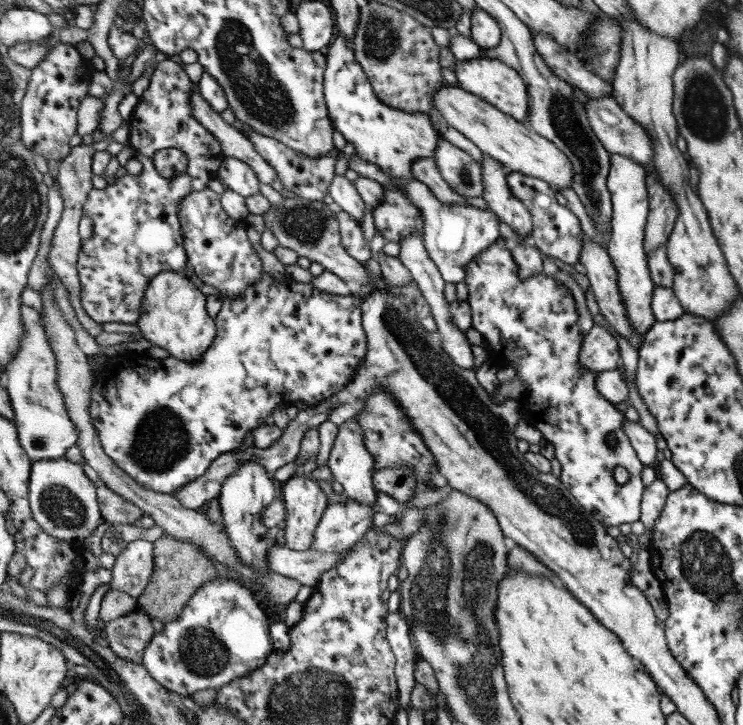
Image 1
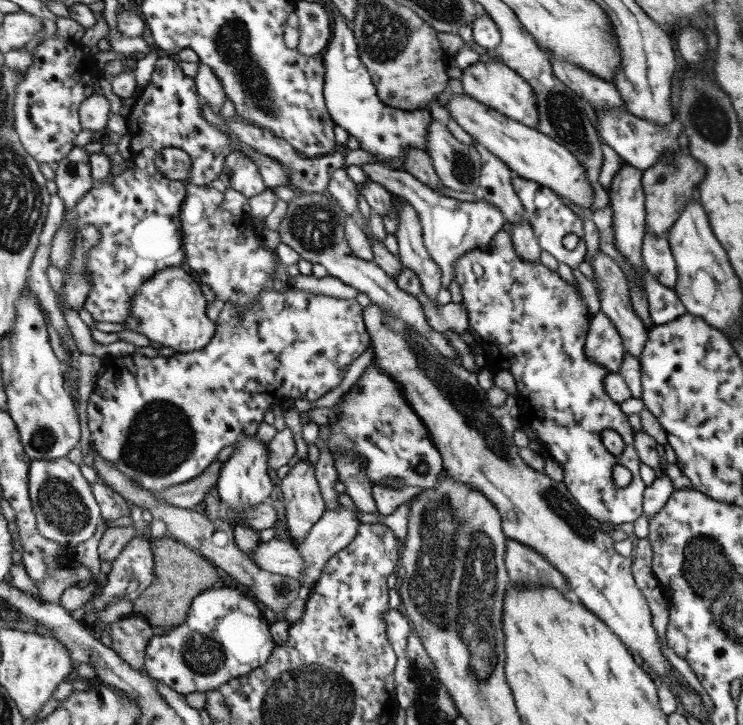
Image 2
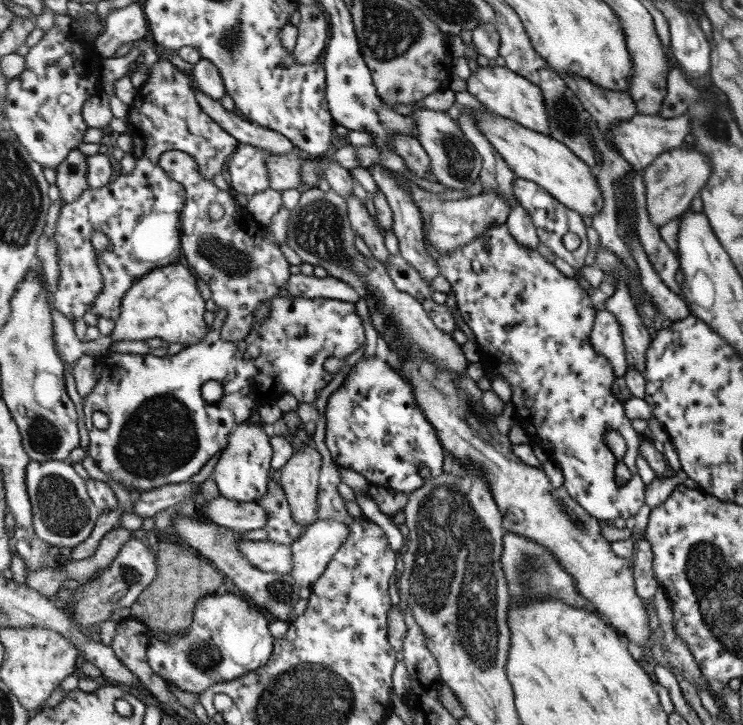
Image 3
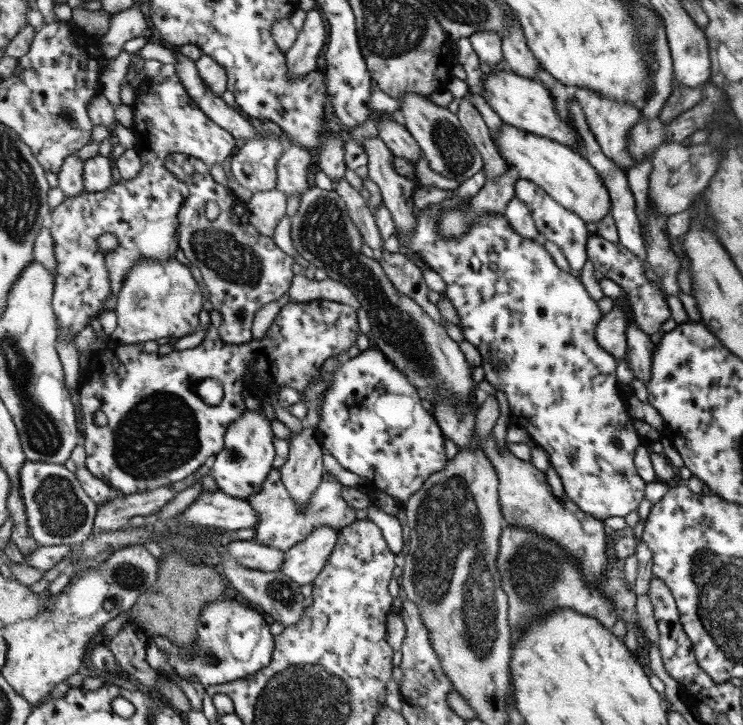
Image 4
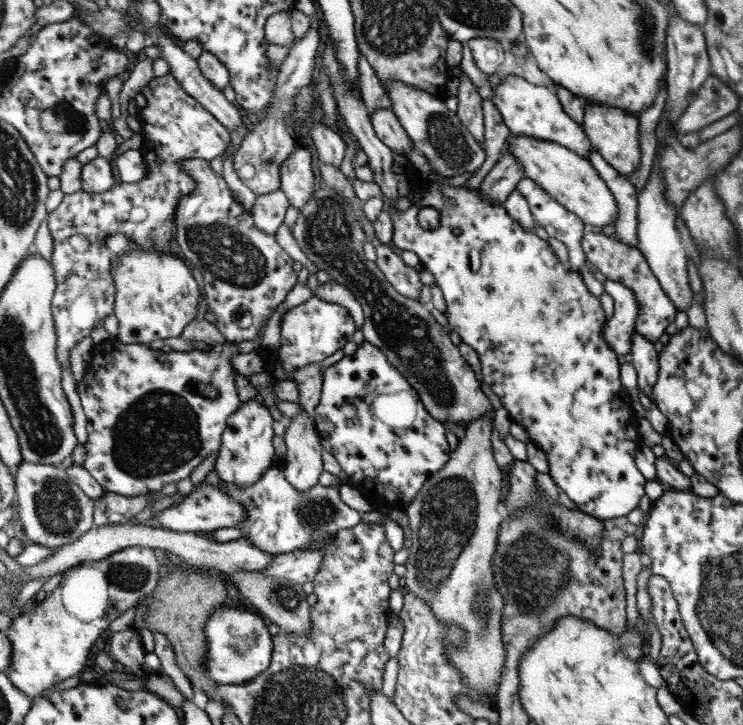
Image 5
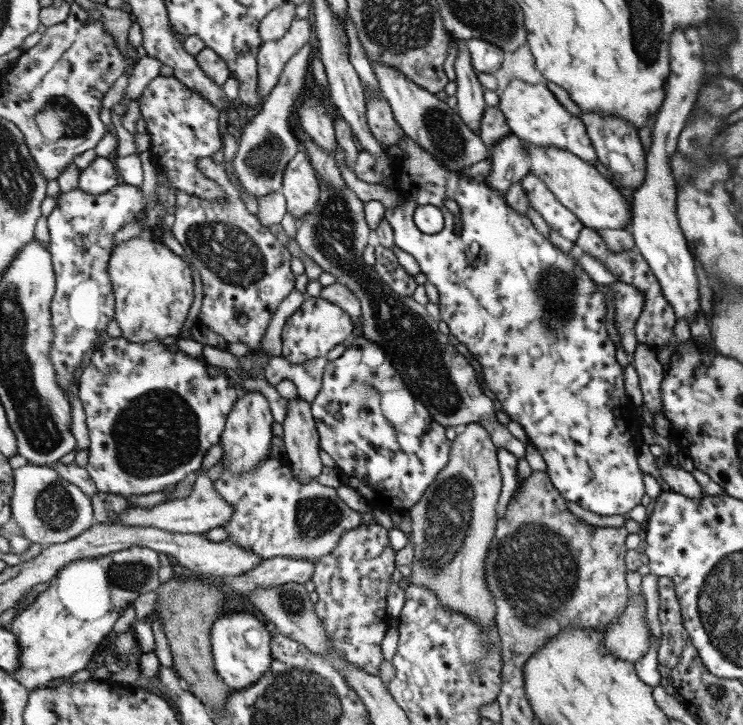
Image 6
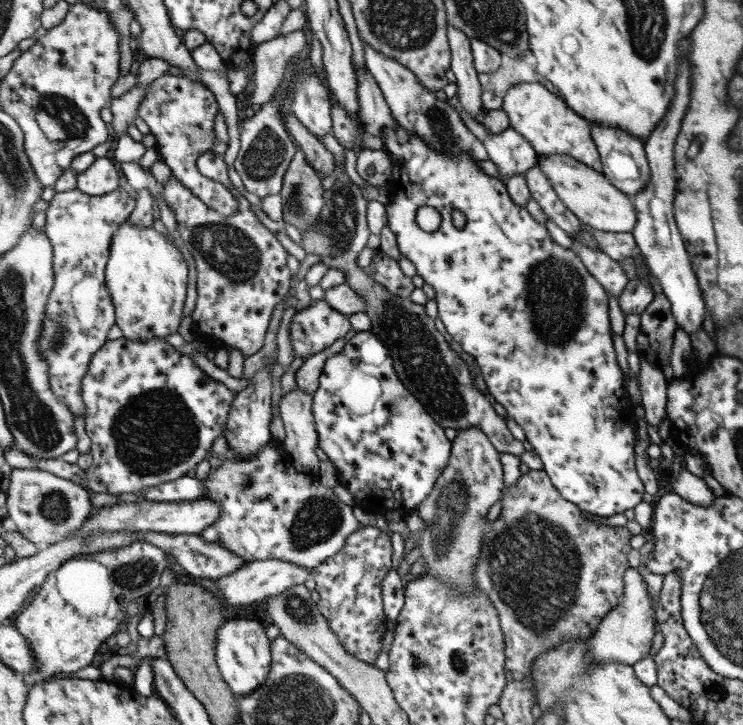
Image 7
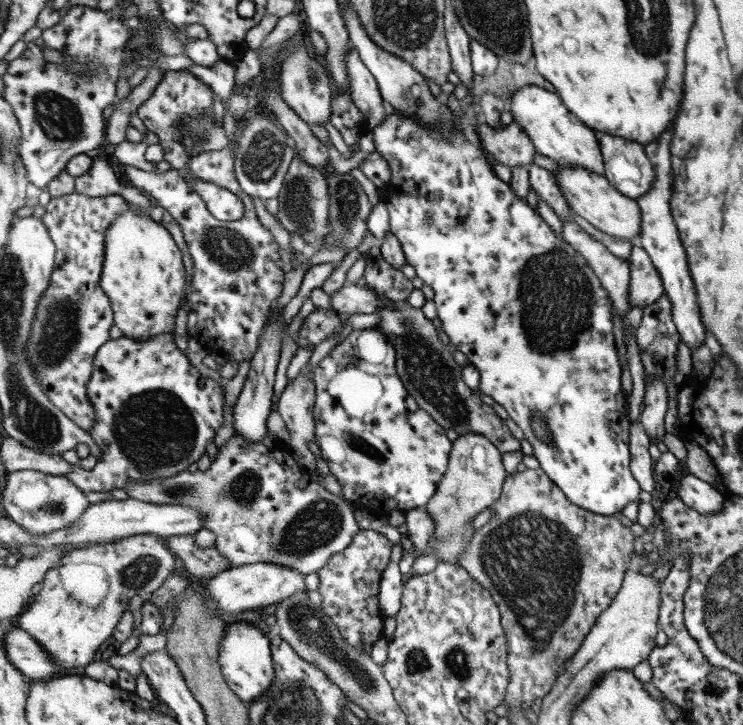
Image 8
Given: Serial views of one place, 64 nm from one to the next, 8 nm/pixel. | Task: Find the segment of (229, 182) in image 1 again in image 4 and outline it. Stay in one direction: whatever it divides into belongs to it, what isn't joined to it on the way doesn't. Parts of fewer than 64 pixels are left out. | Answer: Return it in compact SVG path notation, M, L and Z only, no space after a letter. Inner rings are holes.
M282 130L280 135L270 133L247 140L231 158L231 173L236 181L251 191L267 192L277 189L277 161L287 150Z

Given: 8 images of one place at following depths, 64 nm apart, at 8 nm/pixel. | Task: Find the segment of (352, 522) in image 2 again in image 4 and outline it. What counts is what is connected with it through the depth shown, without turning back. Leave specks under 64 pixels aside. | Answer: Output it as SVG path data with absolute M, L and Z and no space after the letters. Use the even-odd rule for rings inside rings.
M320 526L304 540L286 552L282 573L299 584L312 584L323 572L329 557L334 553L341 530Z

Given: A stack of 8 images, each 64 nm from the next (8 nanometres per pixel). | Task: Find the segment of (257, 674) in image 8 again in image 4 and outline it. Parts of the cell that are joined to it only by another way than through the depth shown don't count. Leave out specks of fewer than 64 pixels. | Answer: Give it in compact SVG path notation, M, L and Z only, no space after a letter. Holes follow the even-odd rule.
M228 597L217 599L209 603L200 616L197 648L193 648L191 660L185 660L181 653L165 654L159 646L150 644L147 662L167 678L179 675L185 681L197 686L200 684L205 689L248 679L269 667L275 652L275 636L271 624L267 624L267 618L263 615L263 612L259 614L259 610L255 612L237 600Z

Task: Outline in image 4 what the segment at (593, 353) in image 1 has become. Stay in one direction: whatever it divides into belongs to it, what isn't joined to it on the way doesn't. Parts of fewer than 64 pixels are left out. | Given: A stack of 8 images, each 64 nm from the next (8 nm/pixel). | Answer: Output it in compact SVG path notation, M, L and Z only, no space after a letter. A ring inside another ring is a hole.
M604 277L599 281L603 295L609 297L616 304L612 311L607 312L596 328L596 336L602 347L611 352L617 359L617 374L621 382L626 385L633 382L634 370L630 362L625 361L628 348L627 329L628 320L633 316L631 299L624 292L624 288L613 282L610 278Z

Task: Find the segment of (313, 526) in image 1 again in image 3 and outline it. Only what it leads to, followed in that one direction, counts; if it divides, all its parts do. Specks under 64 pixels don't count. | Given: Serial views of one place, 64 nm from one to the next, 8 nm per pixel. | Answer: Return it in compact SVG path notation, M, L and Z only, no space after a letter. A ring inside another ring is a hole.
M301 442L298 451L280 472L280 485L288 496L293 516L306 526L318 520L322 458L319 444Z

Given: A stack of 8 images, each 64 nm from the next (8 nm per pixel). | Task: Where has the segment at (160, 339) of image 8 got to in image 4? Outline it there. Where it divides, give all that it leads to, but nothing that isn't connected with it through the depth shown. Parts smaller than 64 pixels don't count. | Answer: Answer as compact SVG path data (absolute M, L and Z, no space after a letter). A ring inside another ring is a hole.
M323 299L313 300L311 302L288 302L285 306L283 306L280 309L278 315L276 316L276 319L272 322L271 326L267 329L266 334L262 339L251 339L249 342L246 342L243 344L231 344L231 343L225 342L221 338L220 328L222 325L222 322L223 322L223 314L221 314L221 312L214 310L210 314L210 326L209 326L208 332L205 334L205 337L201 341L200 345L197 345L196 347L193 347L190 349L184 349L184 350L179 350L179 351L172 350L170 353L166 355L159 355L156 352L151 352L151 353L143 352L134 344L122 344L120 342L119 342L119 346L115 347L112 352L111 352L111 348L105 348L105 347L103 347L103 350L101 349L97 350L97 364L93 364L93 367L87 369L88 379L85 382L85 384L81 385L81 387L79 388L79 395L80 395L82 410L85 417L85 422L84 422L85 431L86 431L85 446L86 446L86 454L88 455L86 464L87 464L87 468L94 475L97 475L98 477L102 478L105 482L109 483L112 487L115 487L124 495L130 495L131 493L137 493L137 492L142 493L142 492L145 492L147 489L155 490L156 488L161 488L161 487L173 484L173 482L181 482L181 480L185 480L185 478L189 478L189 476L191 476L191 474L195 474L195 472L197 472L197 470L199 470L199 468L201 468L203 464L206 464L206 461L209 458L219 455L223 451L223 449L225 449L225 435L227 434L228 428L232 426L232 423L237 418L239 418L240 416L243 416L245 414L245 411L247 410L247 404L245 404L245 398L243 398L243 394L241 394L241 392L245 392L245 390L248 390L248 389L253 389L254 384L256 384L256 382L262 382L263 387L261 389L255 388L256 390L259 390L259 392L261 390L263 393L265 392L276 393L277 390L281 388L281 386L290 386L291 388L294 388L296 391L298 391L299 395L301 395L303 394L303 392L305 392L305 390L307 390L307 388L310 387L312 380L323 380L323 378L321 378L321 367L323 366L323 364L325 364L325 360L331 357L343 358L345 351L351 350L351 348L353 348L353 346L357 344L357 338L359 338L359 332L361 332L361 330L359 330L359 326L357 325L357 312L356 312L356 309L353 308L353 306L349 306L349 304L341 304L341 302L331 302L329 300L323 300ZM207 378L215 379L217 382L221 384L221 387L223 388L223 392L224 392L223 399L217 405L205 404L205 402L201 400L201 396L199 396L199 384L201 384L203 380L207 380ZM99 410L101 410L101 412L103 412L106 415L107 425L105 427L95 426L95 422L93 422L93 418L95 418L95 414L97 414Z

